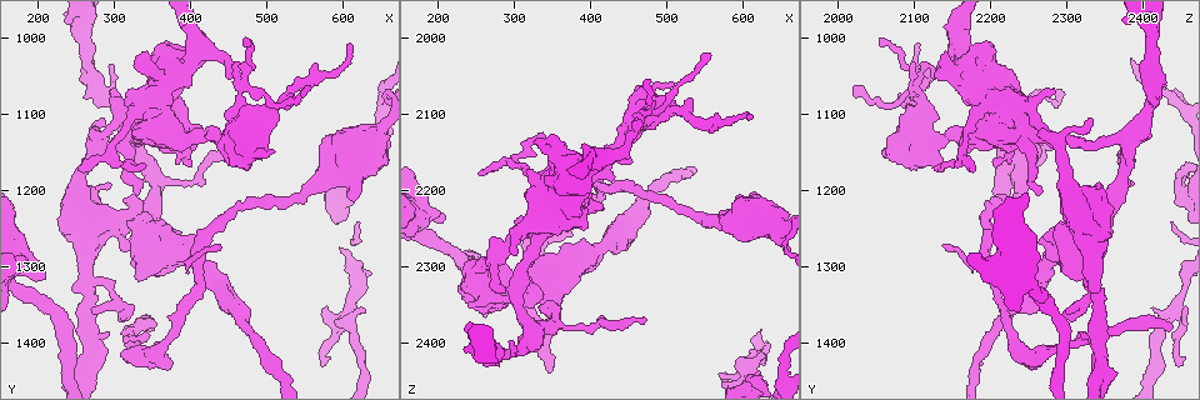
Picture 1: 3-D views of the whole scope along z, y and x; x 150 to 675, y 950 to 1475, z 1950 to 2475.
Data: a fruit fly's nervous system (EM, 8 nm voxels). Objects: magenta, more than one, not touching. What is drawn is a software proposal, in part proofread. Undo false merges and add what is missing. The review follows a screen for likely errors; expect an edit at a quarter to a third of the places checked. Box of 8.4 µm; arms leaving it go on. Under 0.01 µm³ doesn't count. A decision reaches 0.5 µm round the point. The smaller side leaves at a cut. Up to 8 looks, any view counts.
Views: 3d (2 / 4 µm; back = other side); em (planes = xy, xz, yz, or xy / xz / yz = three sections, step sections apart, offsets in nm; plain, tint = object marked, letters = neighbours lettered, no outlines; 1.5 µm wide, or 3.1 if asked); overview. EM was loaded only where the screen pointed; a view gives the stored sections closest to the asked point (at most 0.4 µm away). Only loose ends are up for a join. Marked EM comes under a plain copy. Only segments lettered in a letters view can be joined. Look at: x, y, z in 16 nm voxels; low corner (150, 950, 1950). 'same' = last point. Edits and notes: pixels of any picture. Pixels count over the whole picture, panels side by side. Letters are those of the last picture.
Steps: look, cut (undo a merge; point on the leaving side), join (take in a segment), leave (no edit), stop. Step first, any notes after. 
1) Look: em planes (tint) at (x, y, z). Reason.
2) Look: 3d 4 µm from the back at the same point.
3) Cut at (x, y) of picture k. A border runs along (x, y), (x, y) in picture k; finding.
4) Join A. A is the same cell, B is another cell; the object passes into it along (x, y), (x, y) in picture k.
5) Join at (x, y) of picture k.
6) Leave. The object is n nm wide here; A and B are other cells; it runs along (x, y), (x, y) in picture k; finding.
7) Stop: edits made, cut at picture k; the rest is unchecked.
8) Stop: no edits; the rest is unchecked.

Look: 3d 2 µm at (355, 1190, 2370). Arms part here.

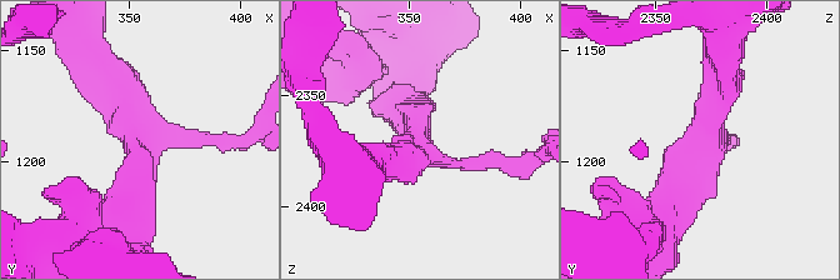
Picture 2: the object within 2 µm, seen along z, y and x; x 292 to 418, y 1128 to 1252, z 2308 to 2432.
Look: em planes (tint) at (356, 1189, 2374). 3 arms meet here; need the tissue.

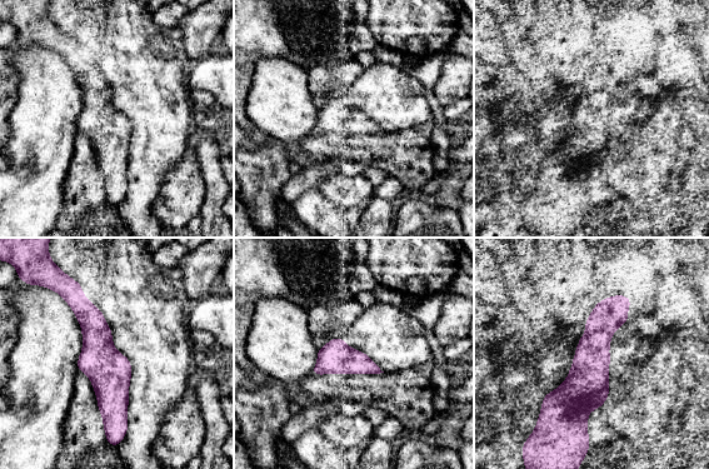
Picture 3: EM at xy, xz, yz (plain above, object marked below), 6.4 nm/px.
Look: em planes (letters) at the same point. See the neighbours.

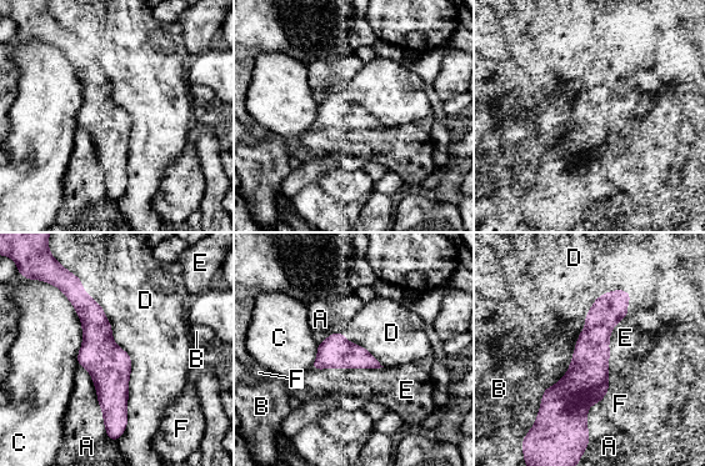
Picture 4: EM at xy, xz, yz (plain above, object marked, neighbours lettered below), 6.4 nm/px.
Leave. A, B, C, D, E and F are other cells; all the same cell.

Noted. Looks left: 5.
Look: em xz step 4 (letters) at (255, 1175, 2175). Free end.

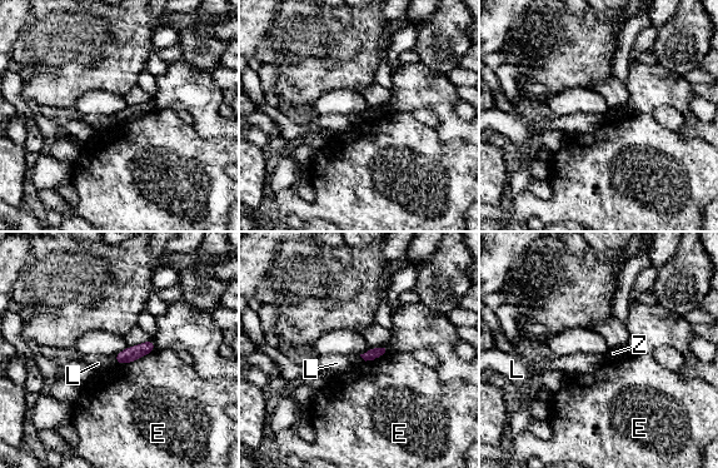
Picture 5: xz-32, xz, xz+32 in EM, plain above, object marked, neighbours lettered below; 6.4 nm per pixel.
Leave. E, L and Z are other cells; a border runs along (113, 357), (116, 363) in picture 5; no lettered segment goes on from it.

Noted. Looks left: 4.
Look: em planes (letters) at (210, 1310, 2235). Stops while still wide.

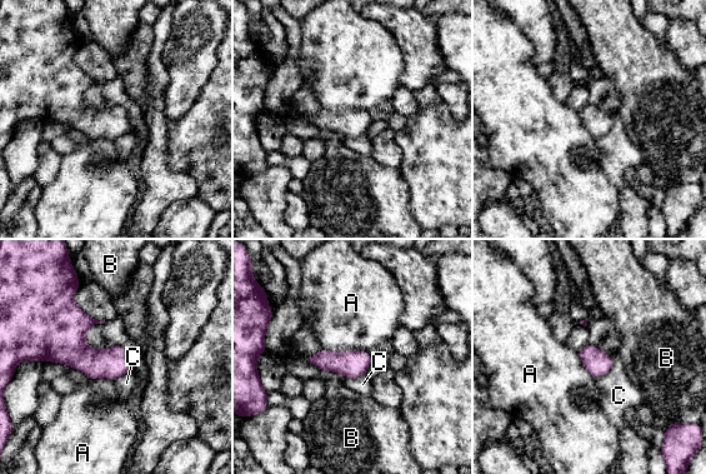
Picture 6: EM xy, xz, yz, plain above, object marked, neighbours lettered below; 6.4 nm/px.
Leave. A, B and C are other cells; none of them fits.

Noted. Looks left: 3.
Stop: no edits; the rest is unchecked.

